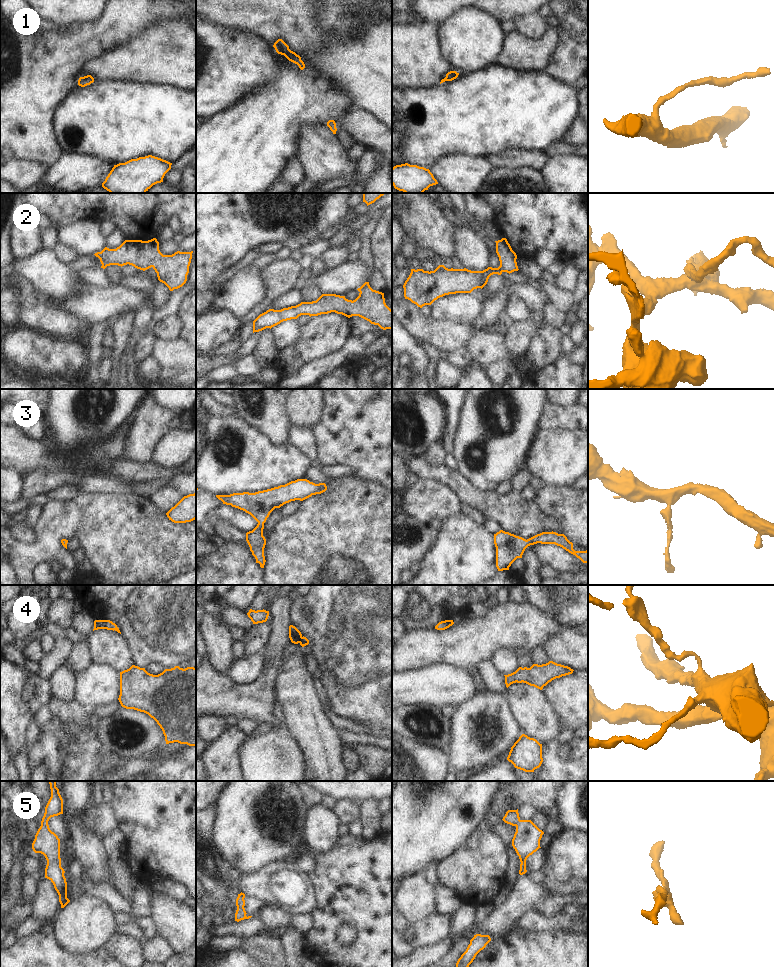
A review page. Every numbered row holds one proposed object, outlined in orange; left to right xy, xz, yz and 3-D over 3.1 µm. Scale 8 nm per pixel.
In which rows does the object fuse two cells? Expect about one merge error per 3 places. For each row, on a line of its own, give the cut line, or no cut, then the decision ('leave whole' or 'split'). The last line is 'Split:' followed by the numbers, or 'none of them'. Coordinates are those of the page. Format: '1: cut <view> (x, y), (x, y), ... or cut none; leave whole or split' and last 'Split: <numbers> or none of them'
1: cut none; leave whole
2: cut none; leave whole
3: cut none; leave whole
4: cut none; leave whole
5: cut none; leave whole
Split: none of them

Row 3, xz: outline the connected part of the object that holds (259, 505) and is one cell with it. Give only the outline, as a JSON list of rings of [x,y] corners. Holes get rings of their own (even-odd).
[[[297,479],[291,481],[285,485],[280,485],[271,489],[258,491],[255,493],[243,492],[243,493],[233,493],[230,495],[216,495],[216,497],[223,502],[223,504],[231,505],[232,507],[238,508],[250,514],[257,522],[257,526],[246,533],[246,541],[250,547],[252,555],[256,559],[256,563],[260,564],[261,568],[265,565],[264,548],[266,545],[266,539],[263,536],[264,523],[269,517],[270,513],[275,508],[280,508],[286,503],[291,501],[300,500],[303,501],[312,495],[321,494],[327,490],[325,483],[315,484],[307,479]]]

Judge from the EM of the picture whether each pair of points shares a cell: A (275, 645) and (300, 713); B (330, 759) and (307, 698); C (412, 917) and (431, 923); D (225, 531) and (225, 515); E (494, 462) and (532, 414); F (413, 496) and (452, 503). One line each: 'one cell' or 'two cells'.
A: two cells
B: one cell
C: two cells
D: two cells
E: one cell
F: one cell

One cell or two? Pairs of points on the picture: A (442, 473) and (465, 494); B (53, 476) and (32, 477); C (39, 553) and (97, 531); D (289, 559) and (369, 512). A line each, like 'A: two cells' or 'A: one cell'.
A: one cell
B: one cell
C: one cell
D: one cell

